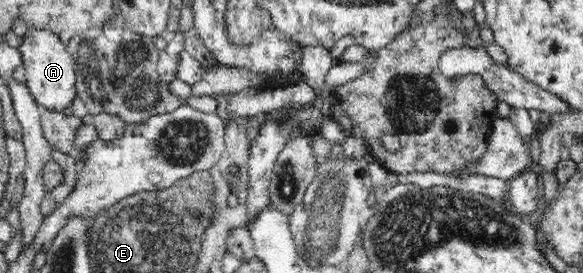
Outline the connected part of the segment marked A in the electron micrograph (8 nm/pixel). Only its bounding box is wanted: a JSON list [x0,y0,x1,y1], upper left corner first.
[18,29,77,112]

